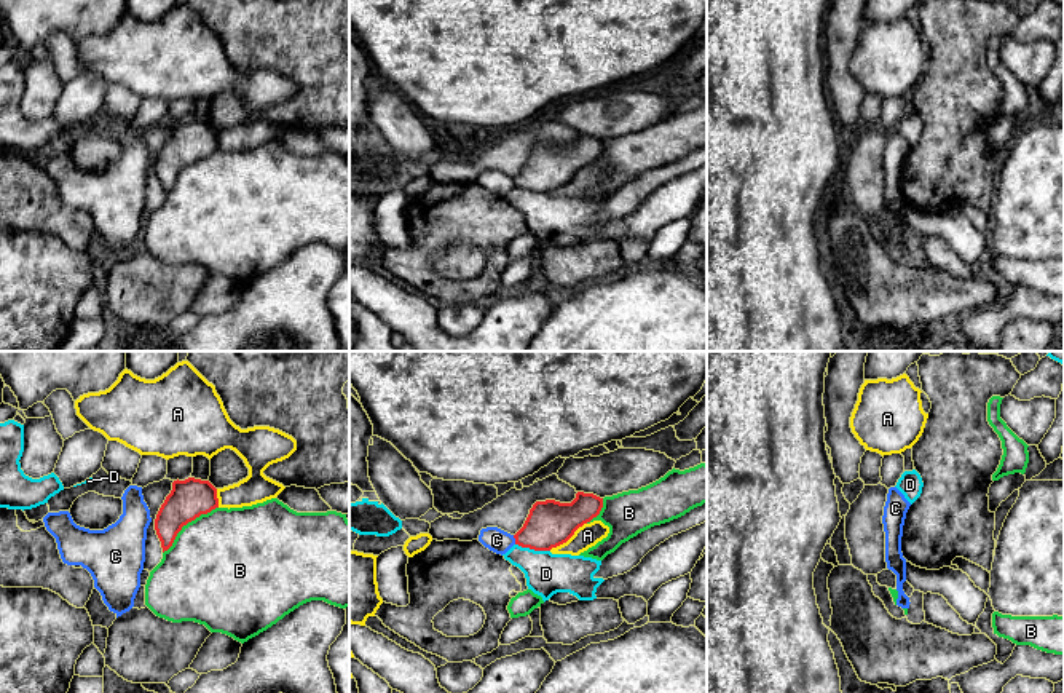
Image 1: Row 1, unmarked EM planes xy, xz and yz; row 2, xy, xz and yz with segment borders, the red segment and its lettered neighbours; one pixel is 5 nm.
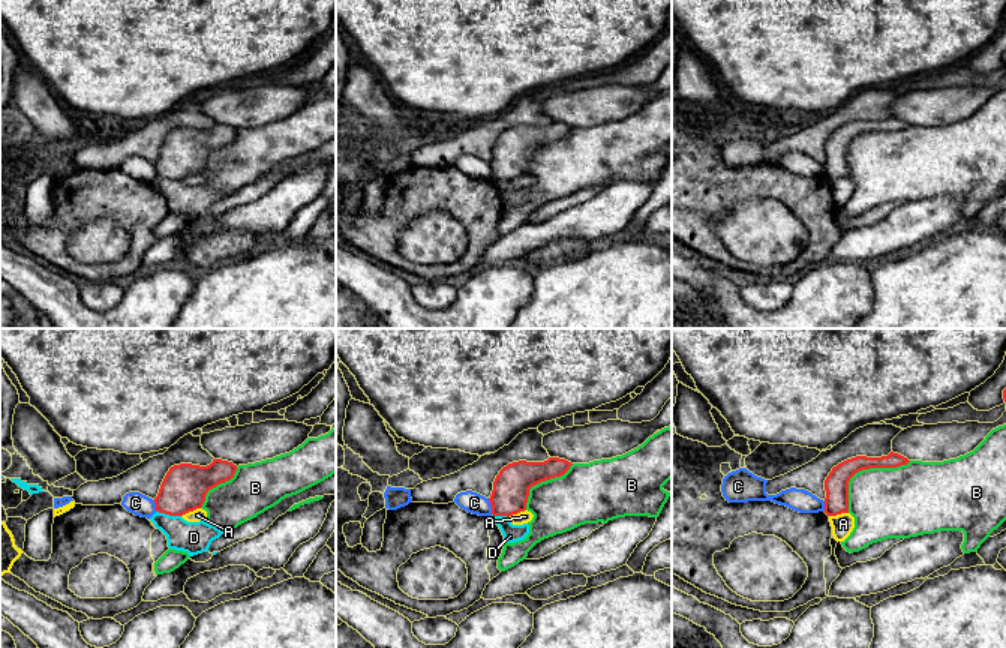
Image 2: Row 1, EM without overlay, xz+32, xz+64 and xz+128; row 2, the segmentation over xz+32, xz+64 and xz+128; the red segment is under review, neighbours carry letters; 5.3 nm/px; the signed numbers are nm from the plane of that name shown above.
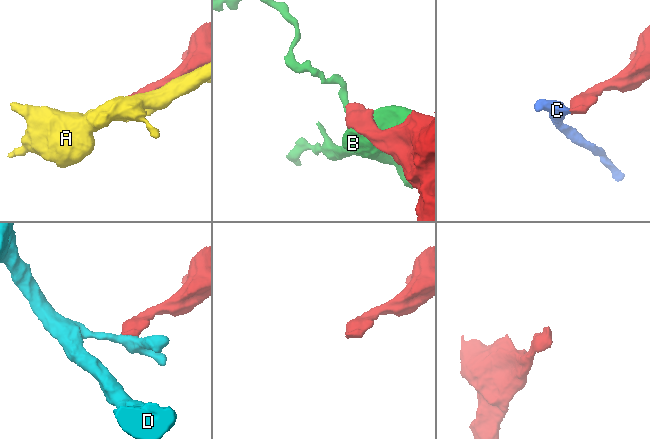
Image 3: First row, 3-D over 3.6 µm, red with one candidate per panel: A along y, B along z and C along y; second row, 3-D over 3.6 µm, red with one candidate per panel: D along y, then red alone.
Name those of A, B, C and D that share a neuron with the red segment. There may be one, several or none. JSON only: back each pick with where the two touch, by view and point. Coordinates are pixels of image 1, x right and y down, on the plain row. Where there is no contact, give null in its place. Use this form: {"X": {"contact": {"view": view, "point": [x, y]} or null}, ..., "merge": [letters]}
{"merge": []}

